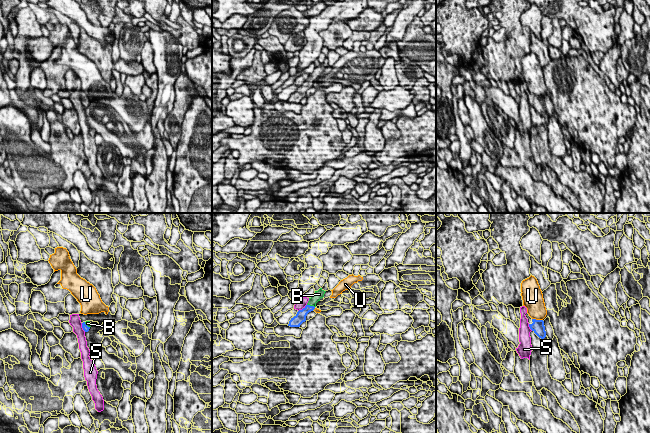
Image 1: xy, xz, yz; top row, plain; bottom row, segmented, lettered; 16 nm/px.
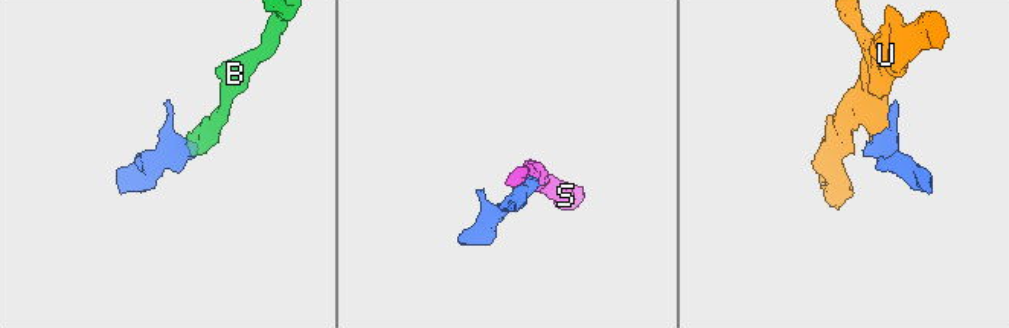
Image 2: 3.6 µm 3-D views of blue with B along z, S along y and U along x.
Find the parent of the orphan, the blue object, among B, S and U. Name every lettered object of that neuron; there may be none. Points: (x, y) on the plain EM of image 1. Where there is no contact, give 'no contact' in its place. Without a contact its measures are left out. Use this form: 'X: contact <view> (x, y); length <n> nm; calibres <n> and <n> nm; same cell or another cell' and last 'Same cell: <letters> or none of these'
B: contact xz (311, 82); length 140 nm; calibres 170 and 140 nm; same cell
S: contact xz (303, 84); length 190 nm; calibres 180 and 160 nm; another cell
U: contact yz (537, 96); length 180 nm; calibres 200 and 300 nm; another cell
Same cell: B

